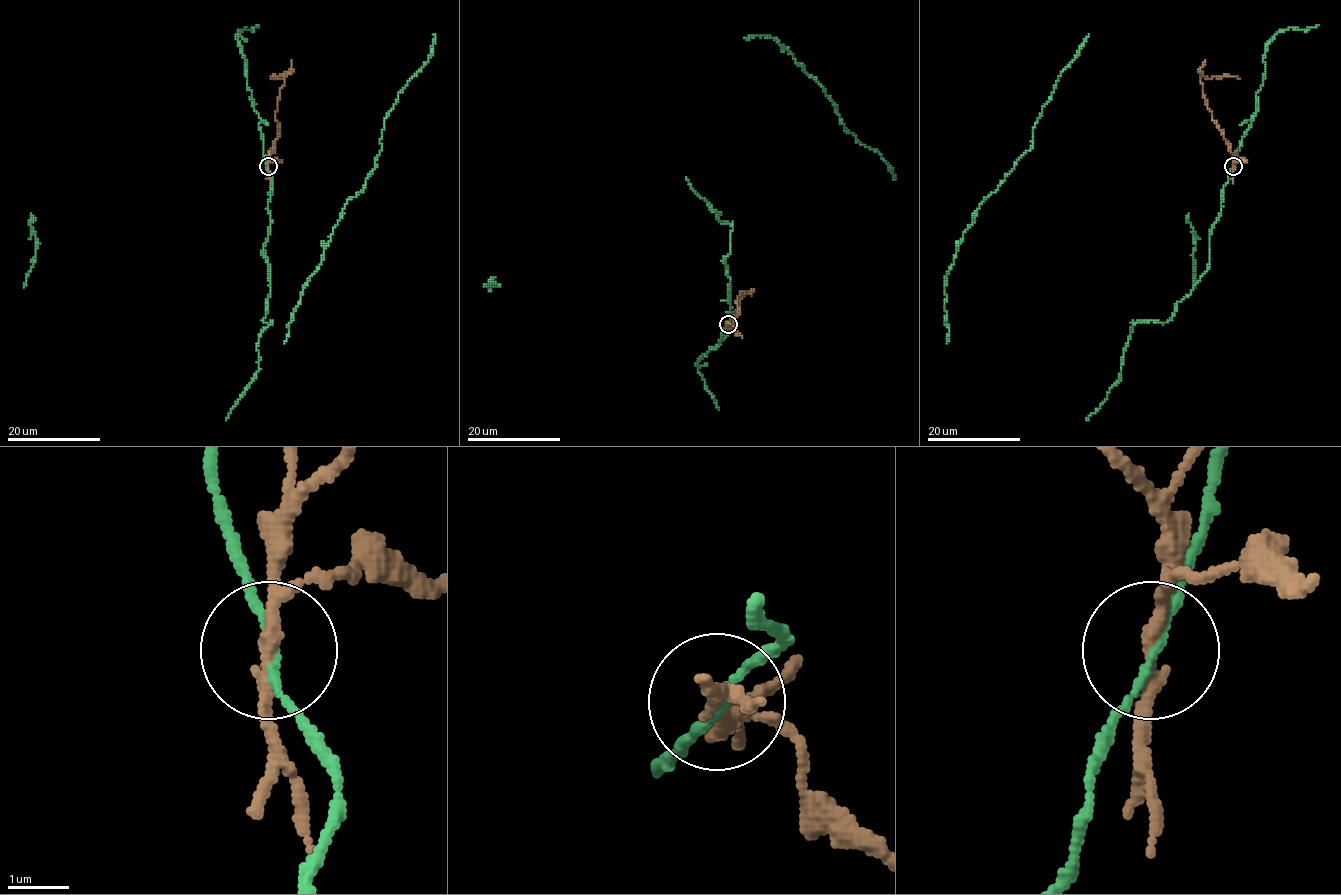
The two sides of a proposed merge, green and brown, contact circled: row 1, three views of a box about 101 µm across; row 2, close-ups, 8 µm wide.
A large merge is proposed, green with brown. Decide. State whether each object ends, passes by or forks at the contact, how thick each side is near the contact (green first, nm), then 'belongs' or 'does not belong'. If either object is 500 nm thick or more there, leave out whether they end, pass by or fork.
green passes by | brown forks | 110/180 nm | does not belong

